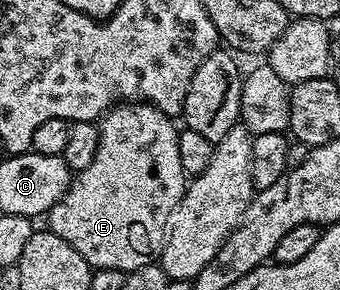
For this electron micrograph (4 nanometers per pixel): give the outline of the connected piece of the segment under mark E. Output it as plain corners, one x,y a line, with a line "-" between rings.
142,102
116,103
110,110
104,112
98,121
99,145
93,162
89,162
89,166
85,166
85,170
81,170
72,179
70,186
67,187
66,194
52,206
51,211
46,213
45,216
45,221
47,220
46,227
50,232
57,234
57,238
65,238
65,242
69,242
69,246
73,246
73,250
77,250
77,254
81,254
81,258
85,258
85,262
90,264
92,269
108,268
109,270
121,270
128,273
136,272
141,266
158,261
165,242
169,214
173,212
177,202
181,202
183,191
187,189
189,183
189,177
181,166
181,153
177,151
180,129
175,128
175,124
176,121
172,117
166,116
165,113
157,110
153,105

